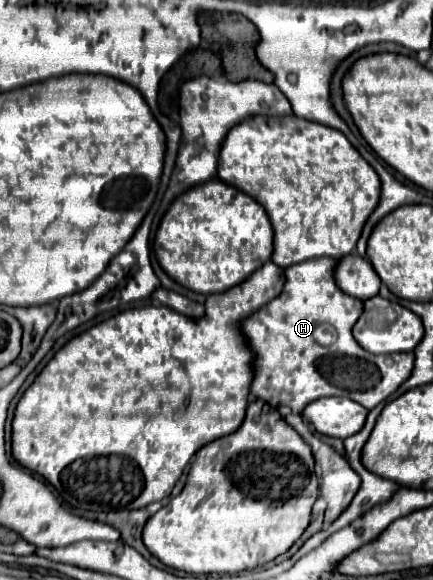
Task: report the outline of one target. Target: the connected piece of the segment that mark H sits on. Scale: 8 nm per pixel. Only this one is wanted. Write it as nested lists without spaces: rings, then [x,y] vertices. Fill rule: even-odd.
[[[320,257],[288,267],[282,293],[242,321],[240,331],[254,353],[256,371],[250,401],[262,399],[274,409],[286,405],[294,413],[302,413],[308,403],[338,395],[372,409],[410,377],[414,353],[376,357],[352,341],[352,325],[360,317],[362,301],[338,289],[334,281],[336,263],[332,257]]]

